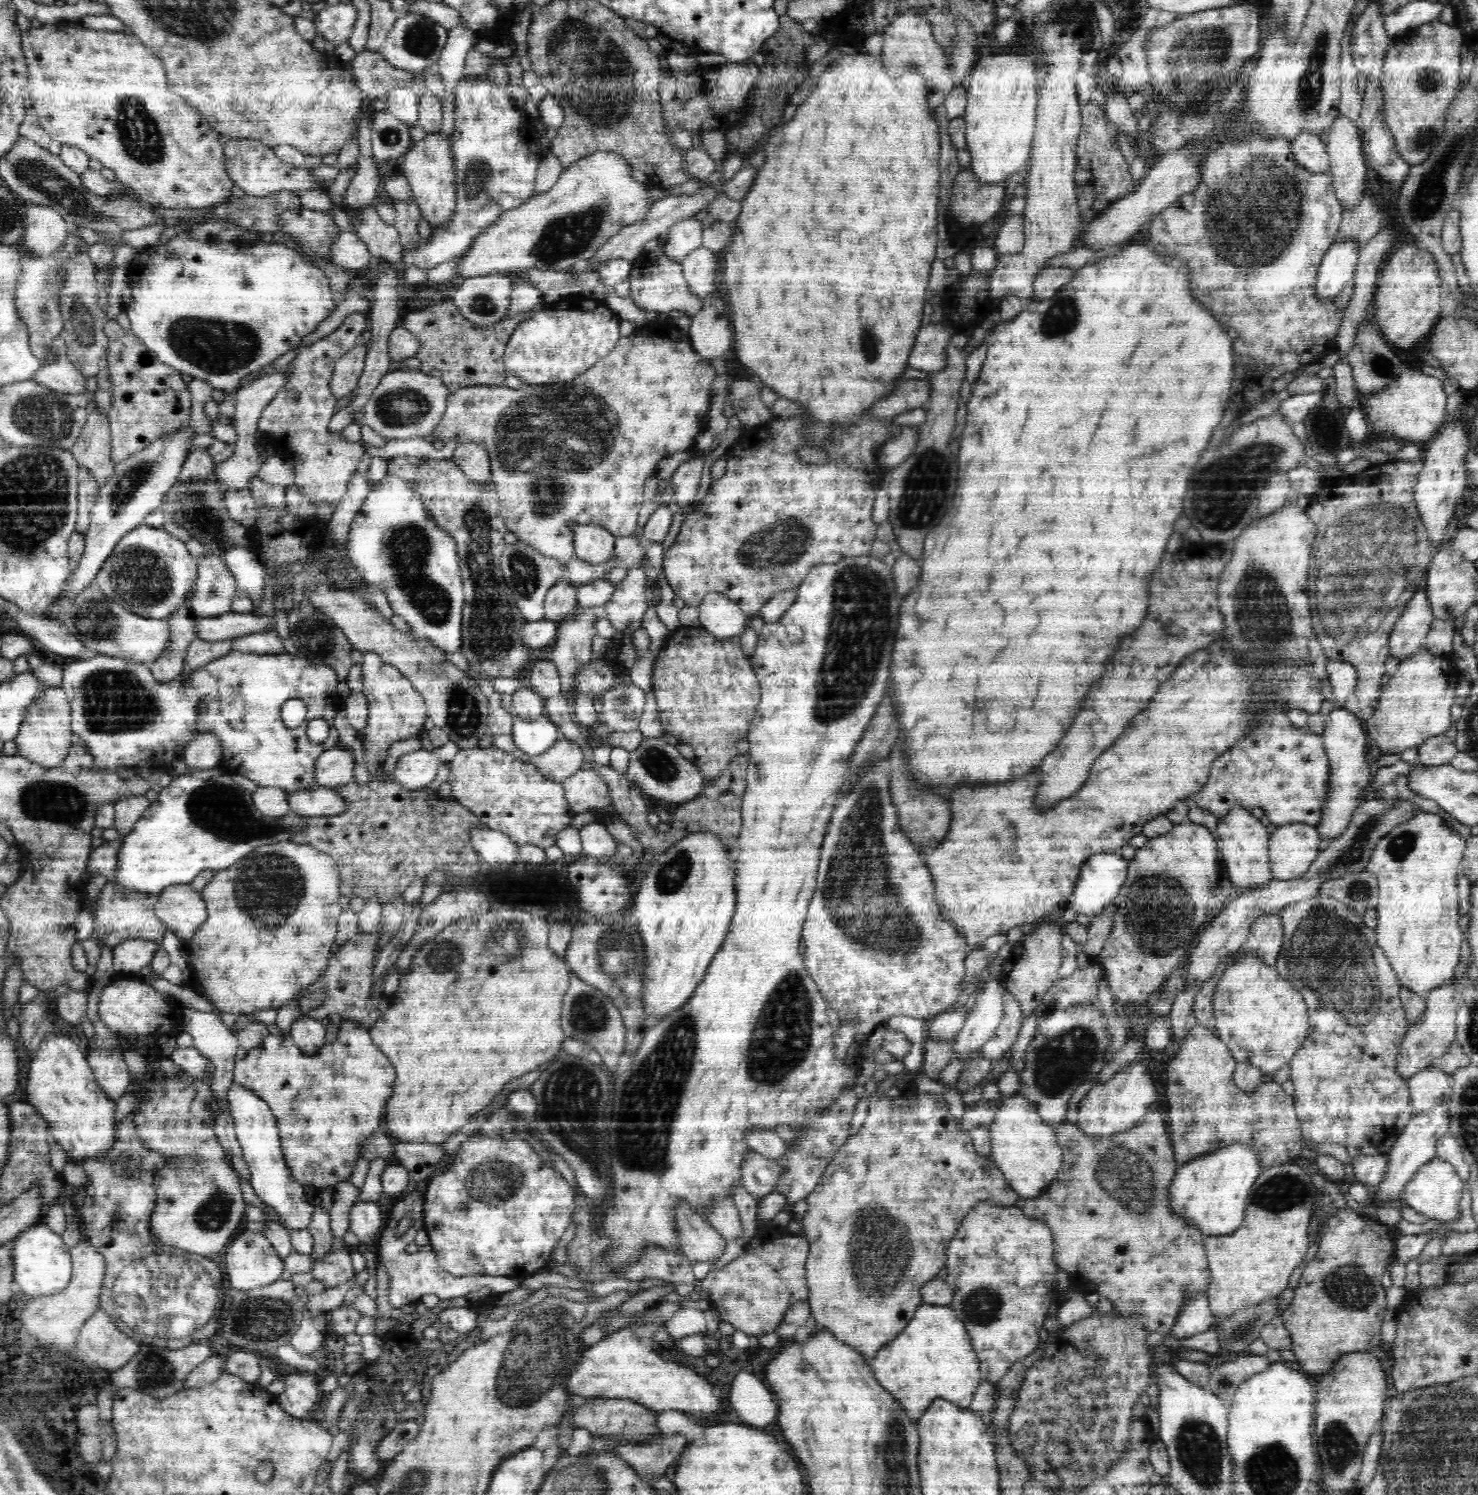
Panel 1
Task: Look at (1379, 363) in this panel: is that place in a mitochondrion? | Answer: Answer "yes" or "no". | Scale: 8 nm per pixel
yes

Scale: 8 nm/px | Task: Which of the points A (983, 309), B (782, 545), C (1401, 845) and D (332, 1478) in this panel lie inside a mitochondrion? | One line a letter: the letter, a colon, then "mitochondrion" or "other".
A: other
B: mitochondrion
C: mitochondrion
D: other

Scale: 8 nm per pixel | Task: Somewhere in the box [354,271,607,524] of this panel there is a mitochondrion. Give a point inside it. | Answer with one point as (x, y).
(403, 406)

